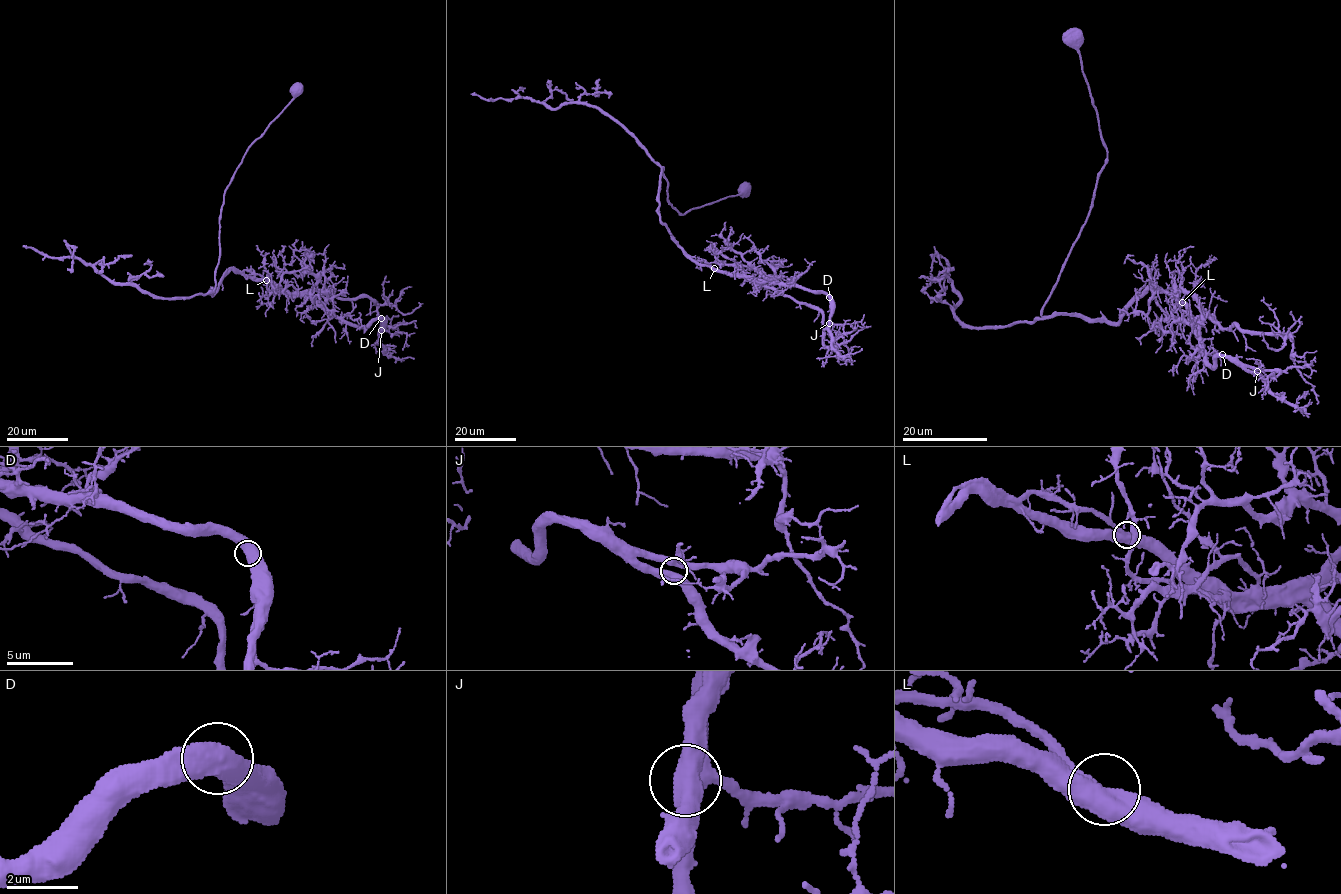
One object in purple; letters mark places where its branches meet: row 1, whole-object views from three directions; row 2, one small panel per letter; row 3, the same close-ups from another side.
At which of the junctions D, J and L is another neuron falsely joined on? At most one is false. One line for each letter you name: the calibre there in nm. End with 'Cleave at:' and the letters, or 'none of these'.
Cleave at: none of these

